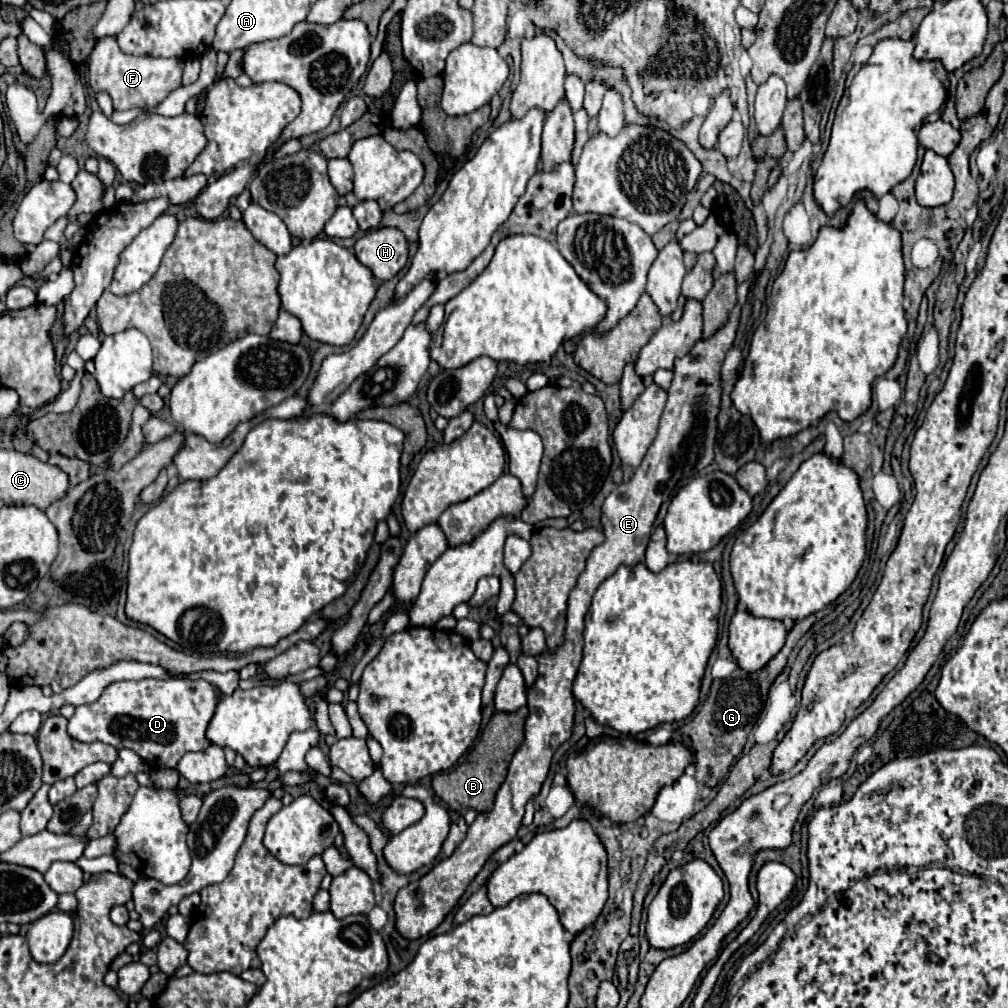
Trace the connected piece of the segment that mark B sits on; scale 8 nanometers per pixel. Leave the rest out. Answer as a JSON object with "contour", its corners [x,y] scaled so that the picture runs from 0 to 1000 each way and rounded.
{"contour":[[[522,700],[512,706],[490,706],[486,716],[478,724],[476,736],[468,742],[462,756],[458,756],[456,760],[452,760],[444,766],[437,766],[429,772],[429,782],[431,782],[433,790],[456,808],[460,808],[464,802],[470,802],[474,806],[484,806],[490,798],[492,784],[496,782],[496,778],[502,772],[502,764],[504,764],[506,754],[520,734],[522,710],[524,710]]]}

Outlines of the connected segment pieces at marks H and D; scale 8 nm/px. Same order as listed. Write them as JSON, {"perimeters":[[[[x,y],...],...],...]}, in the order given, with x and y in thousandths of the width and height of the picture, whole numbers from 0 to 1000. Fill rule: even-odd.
{"perimeters":[[[[383,224],[363,230],[351,242],[353,256],[365,264],[375,280],[393,274],[405,260],[405,238],[399,228]]],[[[129,675],[109,679],[101,690],[91,698],[75,700],[73,710],[67,714],[67,728],[79,736],[103,736],[113,742],[129,742],[151,762],[175,762],[177,754],[185,746],[194,746],[206,742],[210,736],[204,730],[206,714],[210,714],[214,704],[212,681],[204,675]]]]}

